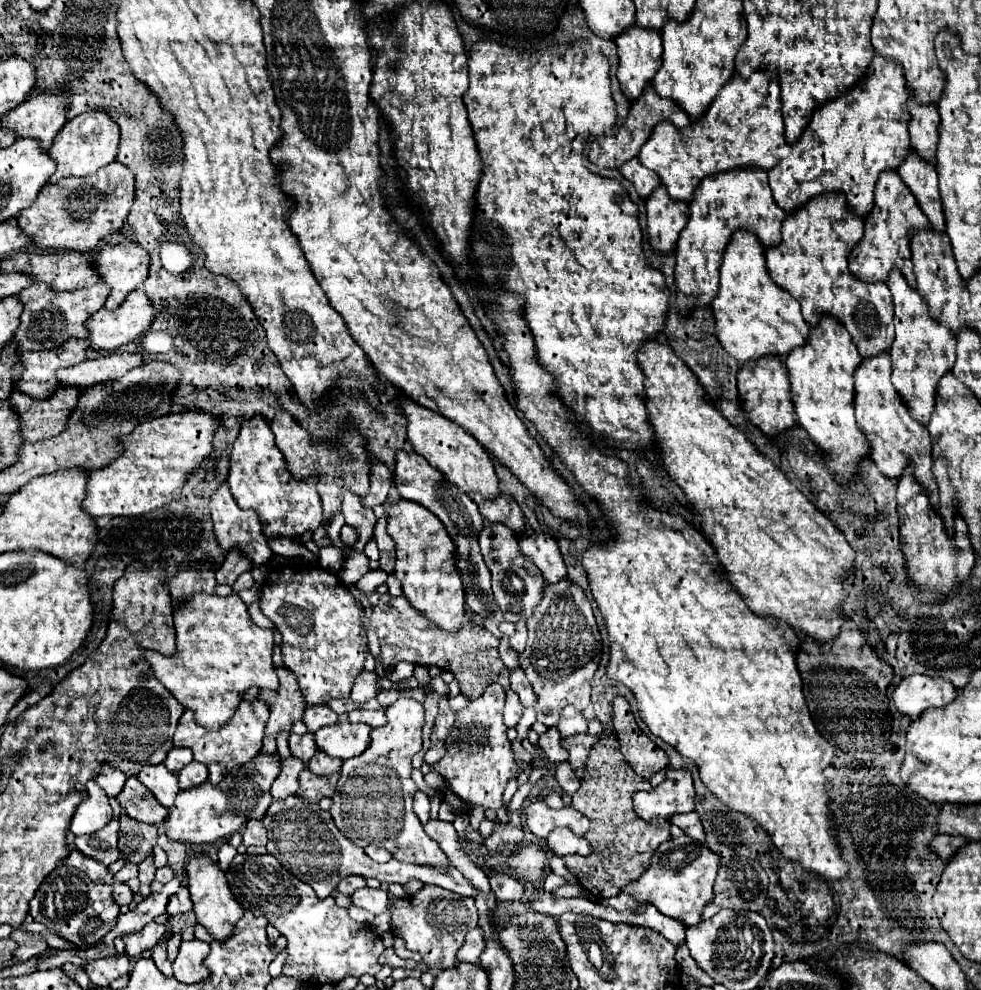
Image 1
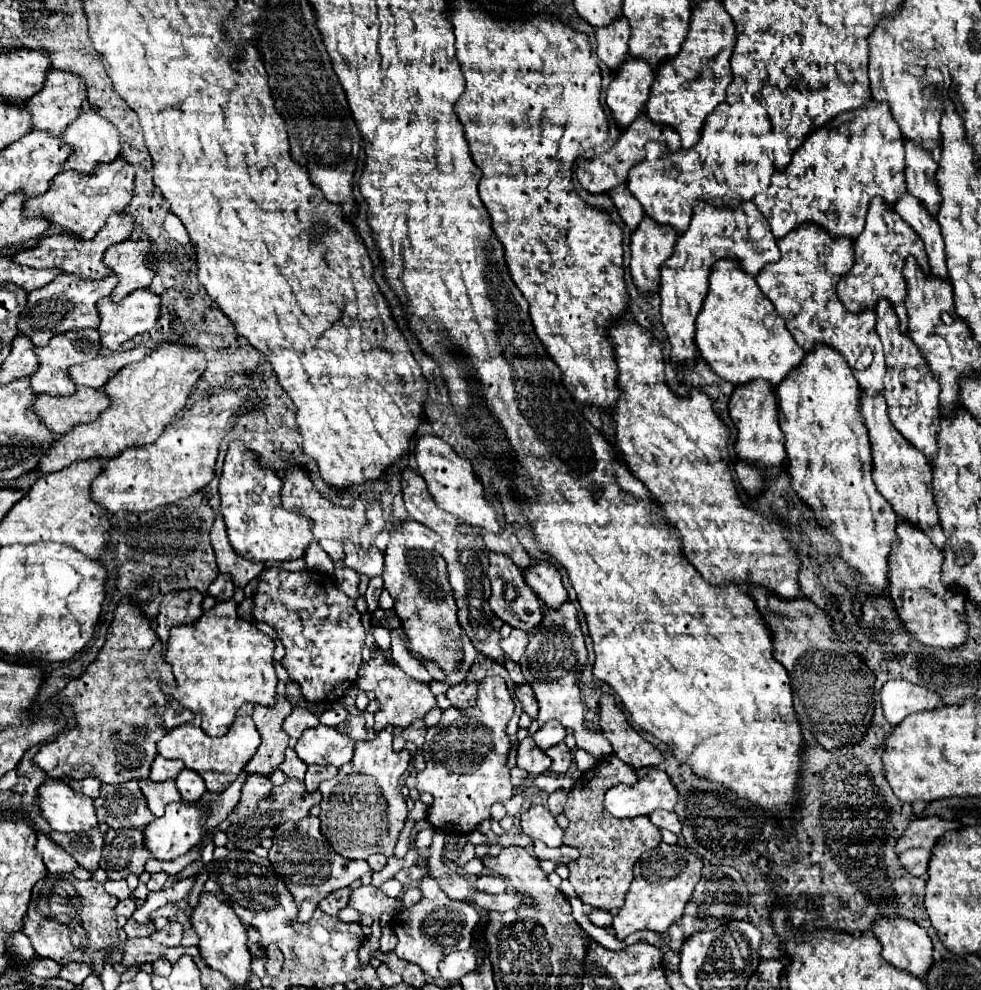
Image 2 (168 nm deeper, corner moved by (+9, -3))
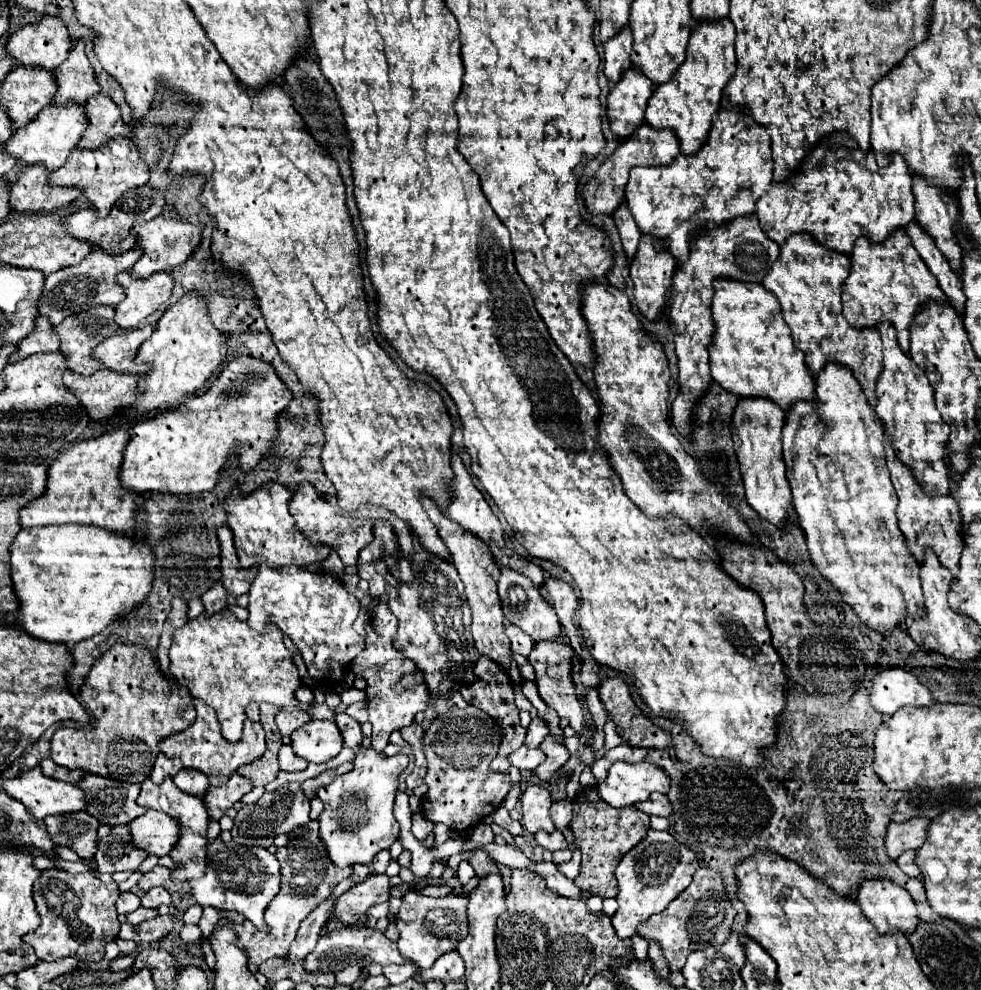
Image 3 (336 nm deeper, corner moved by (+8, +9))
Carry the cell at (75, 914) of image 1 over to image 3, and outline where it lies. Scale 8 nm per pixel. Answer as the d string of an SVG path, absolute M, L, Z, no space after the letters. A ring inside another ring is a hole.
M52 867L40 873L38 883L34 883L34 901L40 915L40 927L34 933L24 935L28 945L36 949L42 961L56 961L68 955L80 961L102 961L106 943L114 941L120 931L120 921L116 913L116 899L120 891L118 885L106 885L94 875L70 875L64 869Z

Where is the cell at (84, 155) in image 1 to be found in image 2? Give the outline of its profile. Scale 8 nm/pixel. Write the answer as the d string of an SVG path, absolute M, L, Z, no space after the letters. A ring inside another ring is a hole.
M95 111L81 113L61 137L75 147L75 153L65 161L65 169L77 169L77 171L89 173L99 163L109 163L117 157L117 153L121 153L121 145L115 145L115 143L119 143L119 131L115 129L113 123L109 123L107 119L103 119Z

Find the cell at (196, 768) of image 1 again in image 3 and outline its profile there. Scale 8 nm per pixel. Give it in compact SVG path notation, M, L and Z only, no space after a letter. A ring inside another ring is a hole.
M182 769L180 773L174 775L174 783L178 789L182 789L184 793L190 793L190 795L196 795L196 797L202 797L208 789L208 777L204 773L198 773L196 769Z

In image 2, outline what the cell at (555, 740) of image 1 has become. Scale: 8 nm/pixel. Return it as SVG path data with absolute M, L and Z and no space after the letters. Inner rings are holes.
M527 737L521 741L517 751L517 767L531 775L541 775L549 769L549 757L545 757L545 753L533 745L533 739Z

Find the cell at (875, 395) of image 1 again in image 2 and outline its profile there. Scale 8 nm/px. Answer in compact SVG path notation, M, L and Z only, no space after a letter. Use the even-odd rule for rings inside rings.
M861 393L861 413L865 417L865 425L869 429L869 439L873 447L873 481L877 489L891 503L893 511L899 515L901 521L917 527L927 535L937 533L939 541L935 539L933 545L939 551L945 551L945 535L941 529L937 505L933 501L931 465L927 463L925 455L913 449L913 445L909 445L909 441L905 441L901 433L897 433L897 429L891 425L883 397L865 397L865 393Z

